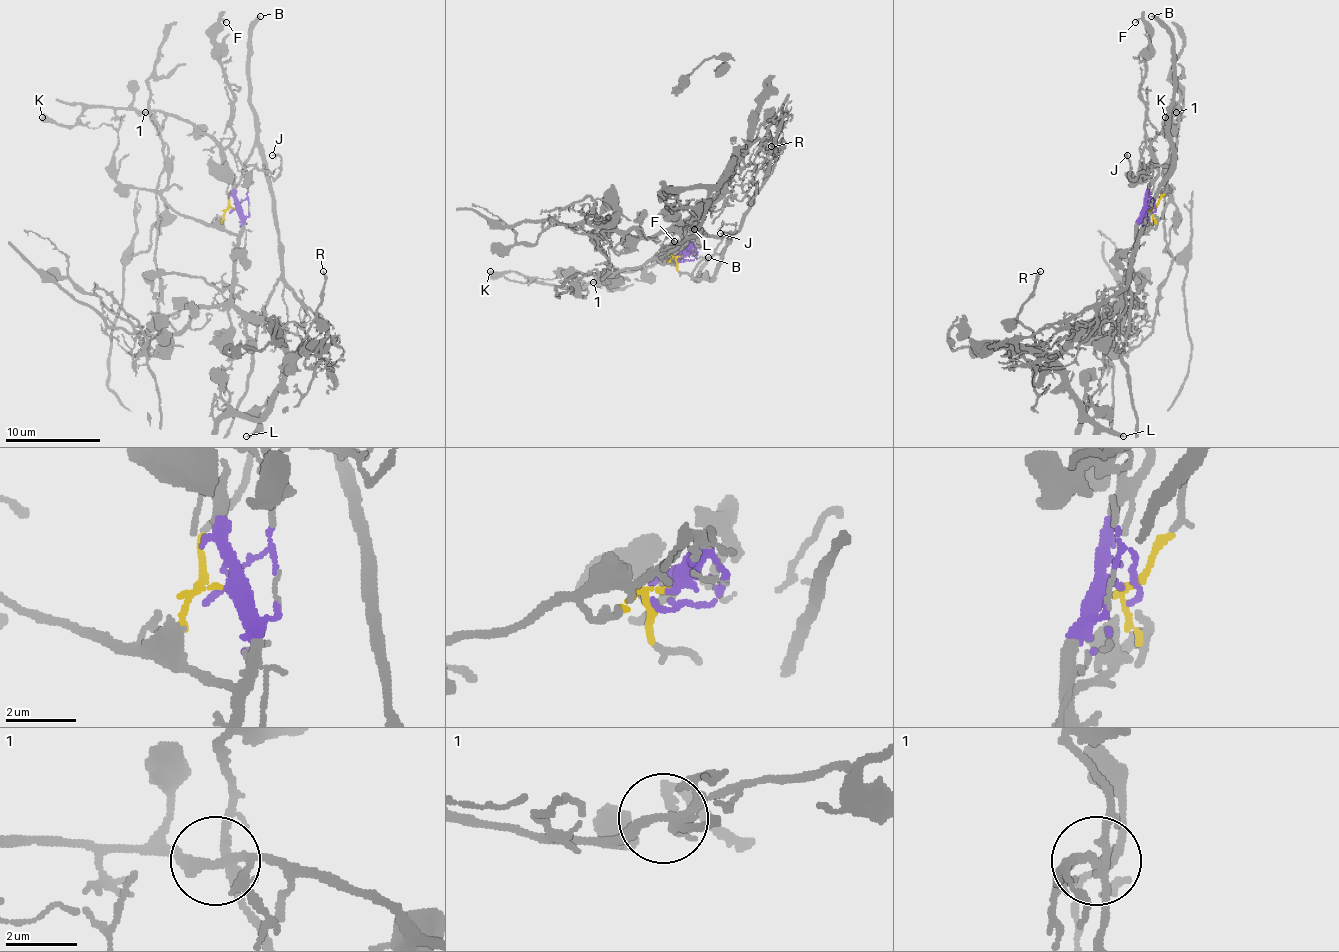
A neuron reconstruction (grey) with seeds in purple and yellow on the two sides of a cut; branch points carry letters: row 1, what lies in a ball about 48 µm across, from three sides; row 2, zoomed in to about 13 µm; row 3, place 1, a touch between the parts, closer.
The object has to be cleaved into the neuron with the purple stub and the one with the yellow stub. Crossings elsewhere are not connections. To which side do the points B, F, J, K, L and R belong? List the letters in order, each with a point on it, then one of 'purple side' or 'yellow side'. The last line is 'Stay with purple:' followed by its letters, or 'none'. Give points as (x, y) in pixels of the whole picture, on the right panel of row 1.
B: (1151, 16) | yellow side
F: (1135, 22) | purple side
J: (1127, 155) | yellow side
K: (1165, 117) | purple side
L: (1123, 436) | purple side
R: (1040, 271) | purple side
Stay with purple: F, K, L, R

